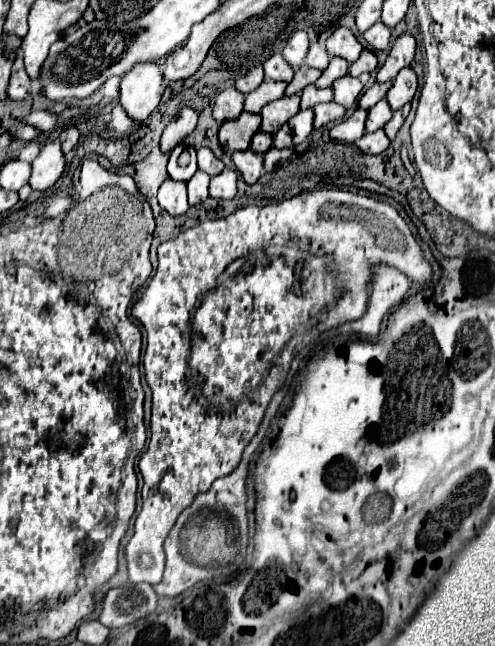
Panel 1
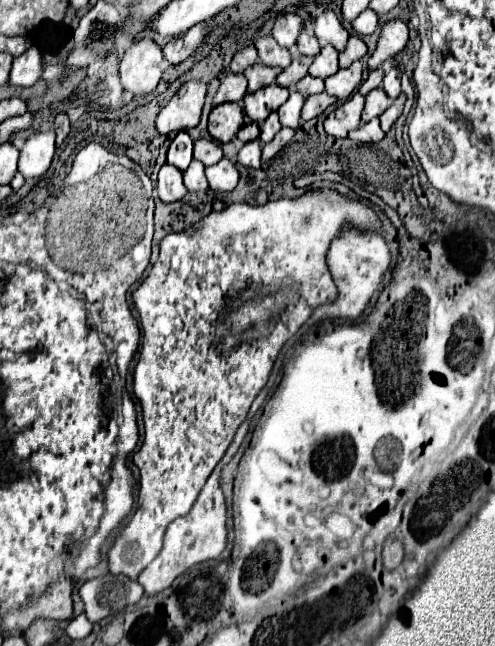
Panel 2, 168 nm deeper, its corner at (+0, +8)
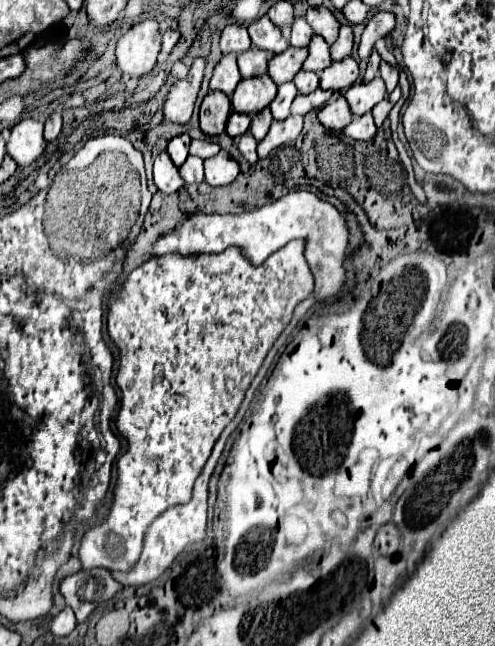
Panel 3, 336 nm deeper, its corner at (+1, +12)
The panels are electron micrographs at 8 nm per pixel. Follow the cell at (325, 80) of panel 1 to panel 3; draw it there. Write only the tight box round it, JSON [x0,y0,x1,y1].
[303,36,331,72]

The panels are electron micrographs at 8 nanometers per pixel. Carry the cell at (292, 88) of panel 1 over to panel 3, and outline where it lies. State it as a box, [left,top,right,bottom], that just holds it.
[267,46,307,86]

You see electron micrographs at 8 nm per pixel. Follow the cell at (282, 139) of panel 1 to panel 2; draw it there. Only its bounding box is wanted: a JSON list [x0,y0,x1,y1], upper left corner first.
[260,112,282,142]

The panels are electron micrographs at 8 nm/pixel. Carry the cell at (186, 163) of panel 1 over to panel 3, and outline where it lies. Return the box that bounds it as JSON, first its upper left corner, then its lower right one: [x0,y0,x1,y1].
[167,134,191,166]

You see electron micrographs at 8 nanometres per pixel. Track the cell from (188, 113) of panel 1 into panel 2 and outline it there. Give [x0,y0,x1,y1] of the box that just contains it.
[156,82,206,134]

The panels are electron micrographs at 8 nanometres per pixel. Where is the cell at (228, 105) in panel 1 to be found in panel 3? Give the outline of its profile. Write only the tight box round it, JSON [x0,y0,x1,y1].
[211,54,241,96]

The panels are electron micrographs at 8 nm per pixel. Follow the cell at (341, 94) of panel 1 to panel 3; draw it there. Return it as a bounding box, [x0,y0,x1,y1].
[319,56,359,90]

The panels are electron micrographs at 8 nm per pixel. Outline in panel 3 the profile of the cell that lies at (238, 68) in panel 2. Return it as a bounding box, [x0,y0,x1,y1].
[221,24,251,52]

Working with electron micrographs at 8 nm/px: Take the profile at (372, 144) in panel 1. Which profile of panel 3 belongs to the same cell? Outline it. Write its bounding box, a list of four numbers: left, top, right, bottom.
[343,112,377,140]

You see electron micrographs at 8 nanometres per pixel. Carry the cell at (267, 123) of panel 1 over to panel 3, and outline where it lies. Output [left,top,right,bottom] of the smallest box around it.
[231,76,277,114]

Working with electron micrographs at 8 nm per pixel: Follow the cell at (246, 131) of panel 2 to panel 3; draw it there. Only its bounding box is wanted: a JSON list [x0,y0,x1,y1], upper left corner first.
[227,112,251,138]

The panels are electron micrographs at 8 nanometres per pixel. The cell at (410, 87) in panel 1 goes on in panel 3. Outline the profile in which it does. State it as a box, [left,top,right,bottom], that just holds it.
[379,62,399,92]

